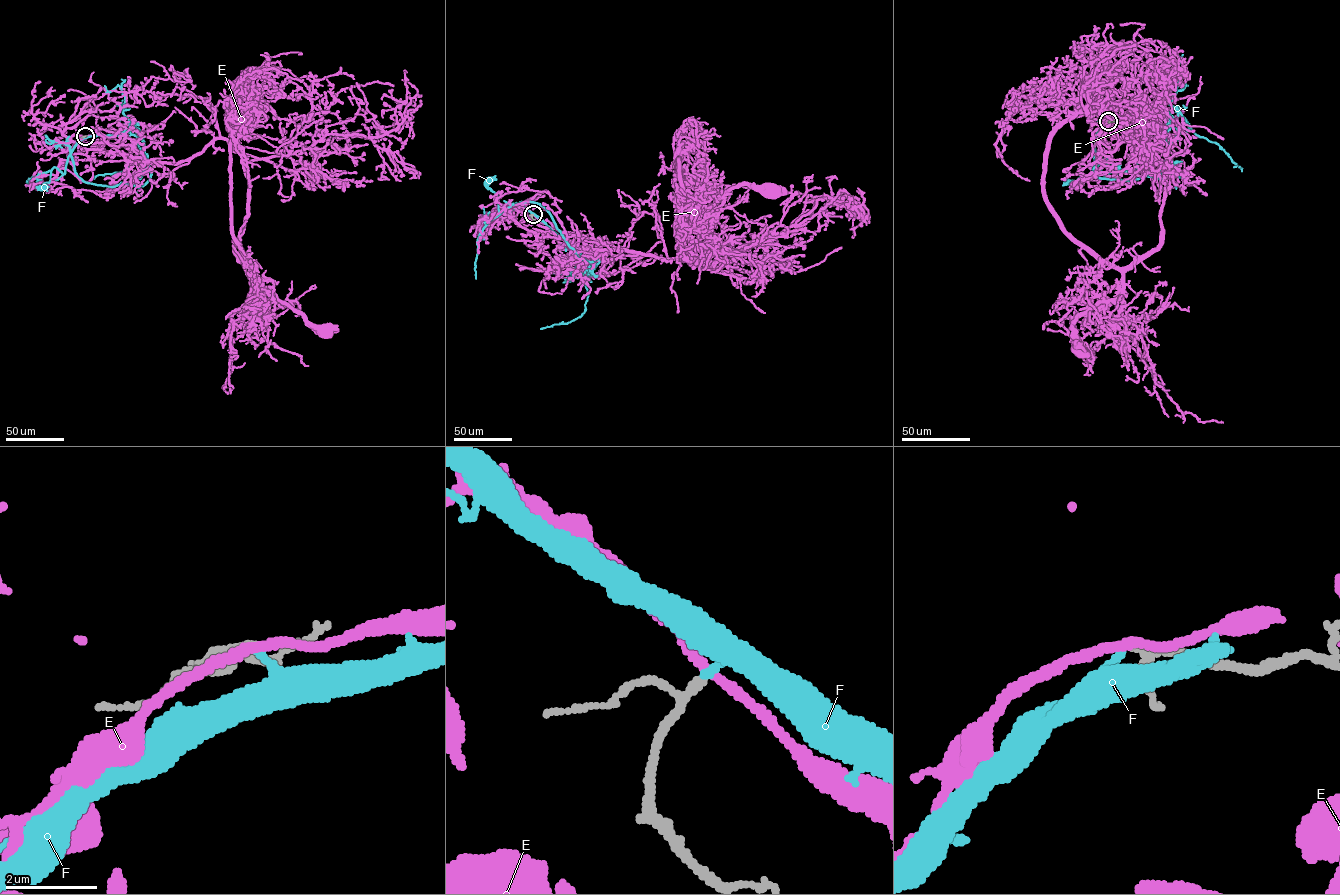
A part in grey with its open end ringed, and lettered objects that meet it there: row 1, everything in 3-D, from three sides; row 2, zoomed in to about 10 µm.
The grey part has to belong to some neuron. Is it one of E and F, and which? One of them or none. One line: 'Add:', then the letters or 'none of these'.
Add: F

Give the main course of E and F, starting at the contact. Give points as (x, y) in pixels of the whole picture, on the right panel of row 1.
E: (1108, 121), (1149, 152), (1160, 124), (1162, 234), (1124, 272), (1124, 291), (1076, 319), (1079, 351)
F: (1108, 121), (1098, 131), (1094, 145), (1095, 164), (1104, 158), (1107, 163), (1099, 171), (1067, 182)

